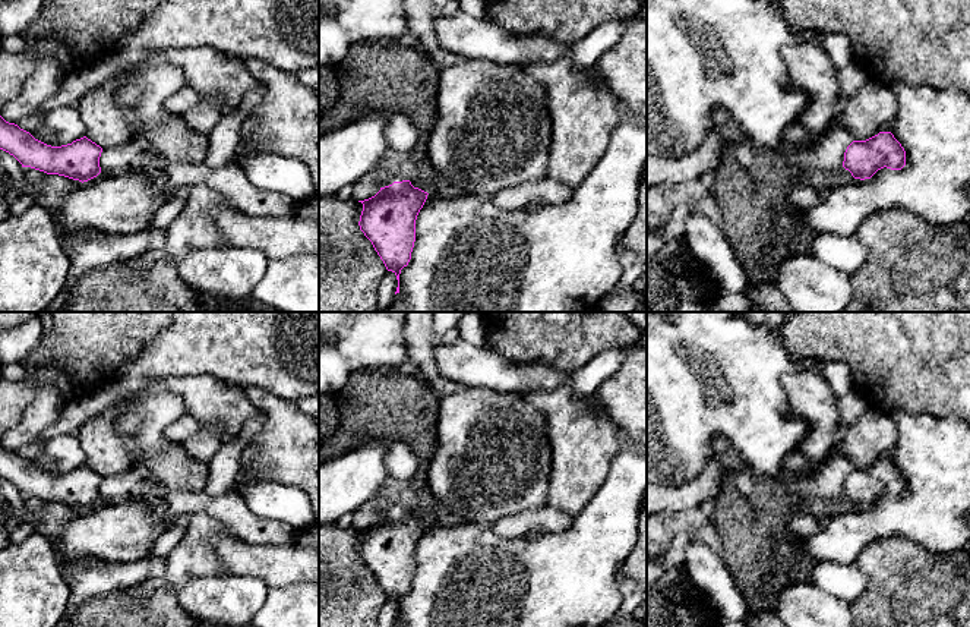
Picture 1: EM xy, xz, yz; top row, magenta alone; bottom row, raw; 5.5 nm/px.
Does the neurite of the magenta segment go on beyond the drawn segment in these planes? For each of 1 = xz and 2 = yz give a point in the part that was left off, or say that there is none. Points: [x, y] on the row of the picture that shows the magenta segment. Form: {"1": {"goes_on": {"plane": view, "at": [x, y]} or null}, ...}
{"1": {"goes_on": null}, "2": {"goes_on": null}}

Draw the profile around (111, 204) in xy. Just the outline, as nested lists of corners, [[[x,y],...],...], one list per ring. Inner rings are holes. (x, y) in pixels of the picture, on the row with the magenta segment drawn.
[[[145,170],[99,173],[67,193],[51,211],[59,231],[94,229],[105,236],[135,234],[154,223],[157,179]]]

